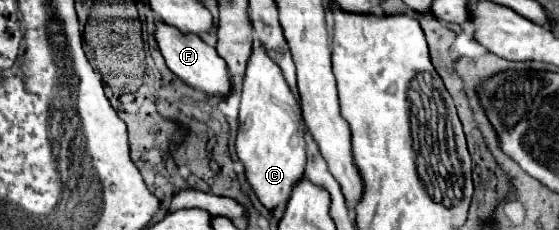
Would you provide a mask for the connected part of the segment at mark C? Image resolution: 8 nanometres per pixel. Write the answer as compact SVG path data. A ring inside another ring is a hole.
M254 46L242 84L236 156L244 164L246 182L260 204L270 212L282 214L306 164L304 122L280 68L268 58L262 46Z

